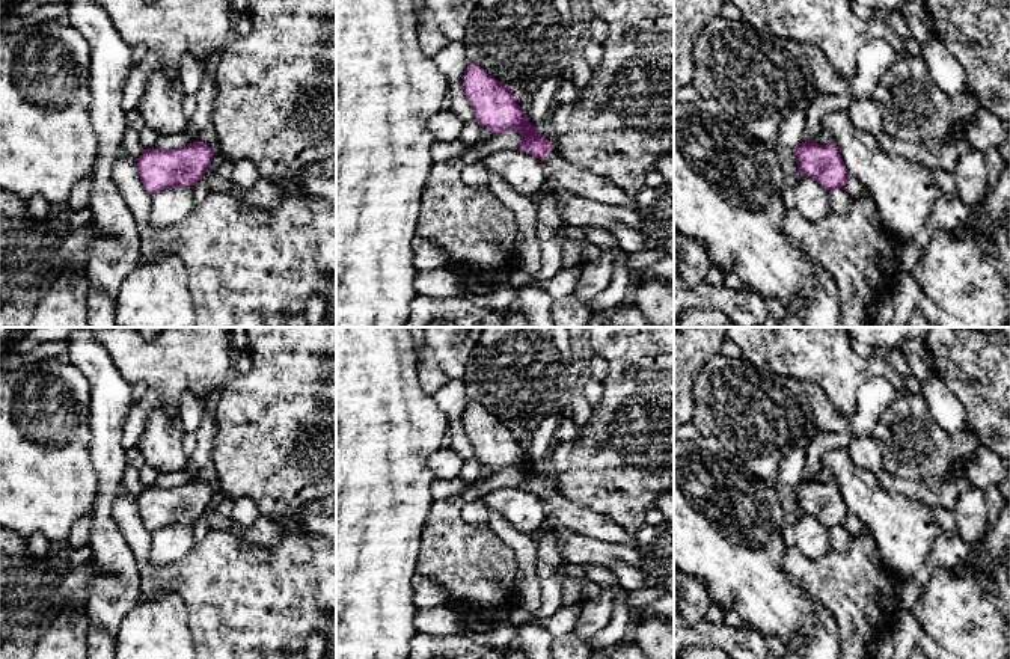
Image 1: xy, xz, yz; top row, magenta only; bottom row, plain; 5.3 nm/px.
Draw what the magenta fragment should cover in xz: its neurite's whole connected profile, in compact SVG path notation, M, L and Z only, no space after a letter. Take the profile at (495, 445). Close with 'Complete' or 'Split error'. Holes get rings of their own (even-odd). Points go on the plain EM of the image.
M469 401L463 413L463 428L475 449L475 458L497 474L517 469L523 475L519 489L531 492L544 501L549 519L559 529L573 531L614 544L633 546L650 558L651 547L642 547L636 537L606 519L600 513L568 502L544 477L523 451L513 434L513 427L488 413L481 404Z. Split error

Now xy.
M196 478L178 487L149 486L137 496L137 510L149 532L200 519L216 487Z. Complete

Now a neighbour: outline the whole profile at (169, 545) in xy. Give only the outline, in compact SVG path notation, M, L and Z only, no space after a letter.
M193 523L161 528L152 532L149 562L169 566L185 558L194 546Z

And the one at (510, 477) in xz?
M505 469L493 474L488 480L479 484L478 493L484 498L488 492L502 487L519 487L523 481L523 475L517 469Z

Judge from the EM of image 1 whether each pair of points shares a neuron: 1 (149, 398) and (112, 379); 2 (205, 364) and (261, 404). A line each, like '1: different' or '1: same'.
1: different
2: different

